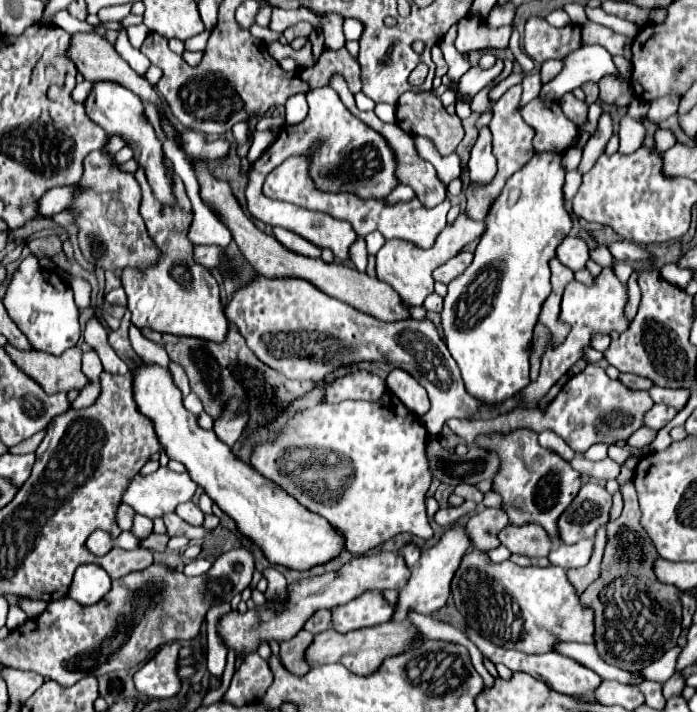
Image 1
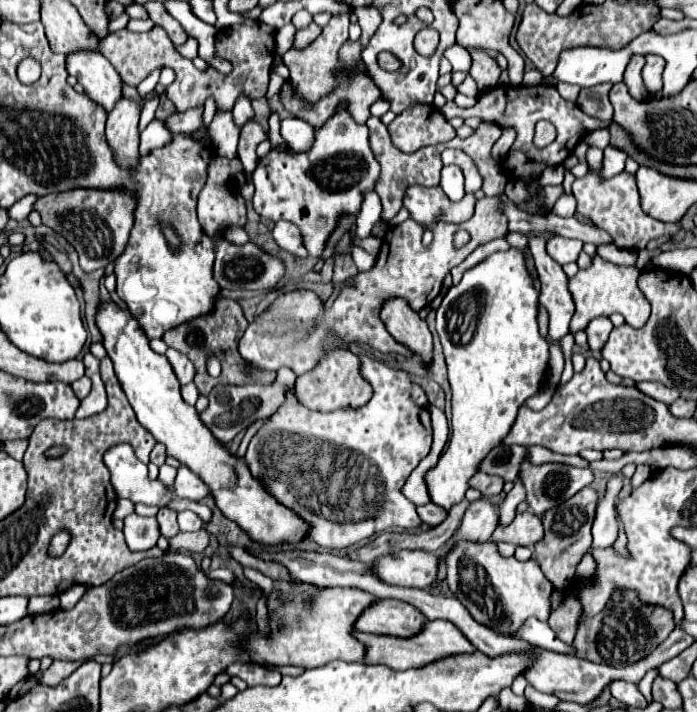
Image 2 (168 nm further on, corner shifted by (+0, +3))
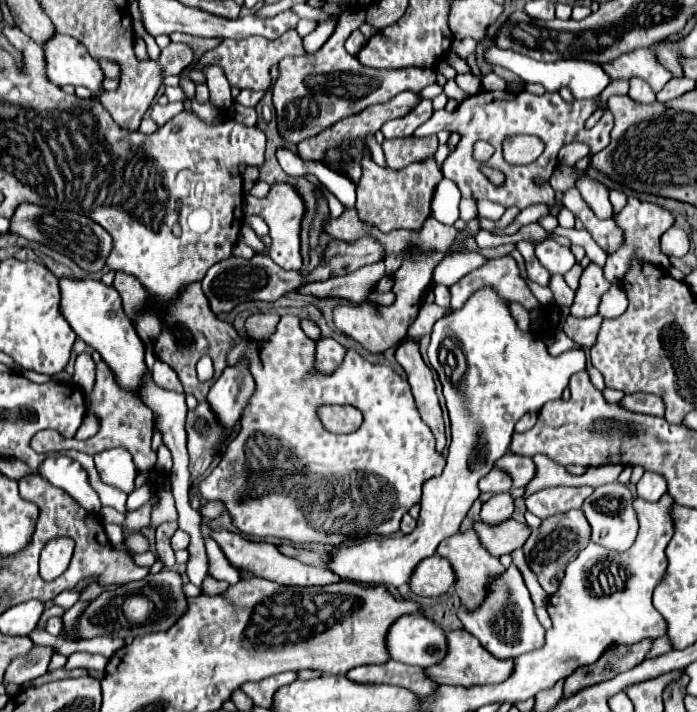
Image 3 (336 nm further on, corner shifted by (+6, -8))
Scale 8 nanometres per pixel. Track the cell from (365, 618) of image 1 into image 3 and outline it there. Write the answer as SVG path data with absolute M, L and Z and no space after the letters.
M402 615L386 633L386 649L394 661L430 667L444 659L446 637L432 619L424 615Z

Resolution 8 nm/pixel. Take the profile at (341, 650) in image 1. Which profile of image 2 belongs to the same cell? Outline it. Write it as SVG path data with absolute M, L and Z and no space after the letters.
M434 620L426 622L422 632L412 638L394 638L394 636L374 636L374 634L356 634L358 640L366 644L366 662L368 664L386 664L396 670L408 670L408 668L424 668L424 664L432 664L436 660L442 660L444 656L456 656L456 654L472 654L476 648L466 640L466 636L446 620Z

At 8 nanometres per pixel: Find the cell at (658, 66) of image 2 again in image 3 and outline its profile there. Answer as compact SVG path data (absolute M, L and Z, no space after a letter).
M647 48L637 49L613 62L601 65L608 71L608 75L612 75L612 79L630 79L630 77L644 79L654 93L658 93L672 79L672 74L662 65L658 65L658 61Z

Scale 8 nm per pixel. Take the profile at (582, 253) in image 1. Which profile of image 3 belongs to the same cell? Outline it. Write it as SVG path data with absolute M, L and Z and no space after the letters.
M546 239L546 243L538 243L536 257L552 275L564 275L576 263L574 253L568 247L556 243L554 239Z

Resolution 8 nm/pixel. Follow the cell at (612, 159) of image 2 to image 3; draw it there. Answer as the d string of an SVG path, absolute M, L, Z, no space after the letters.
M582 173L576 181L576 189L582 193L584 201L592 207L596 217L608 219L612 215L612 203L608 199L608 187L596 179L592 179L588 173Z

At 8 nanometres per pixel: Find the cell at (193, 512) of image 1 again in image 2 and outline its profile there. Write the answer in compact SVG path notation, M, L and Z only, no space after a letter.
M180 512L178 514L178 526L180 526L180 532L196 532L200 530L204 524L202 520L194 514L194 512Z

